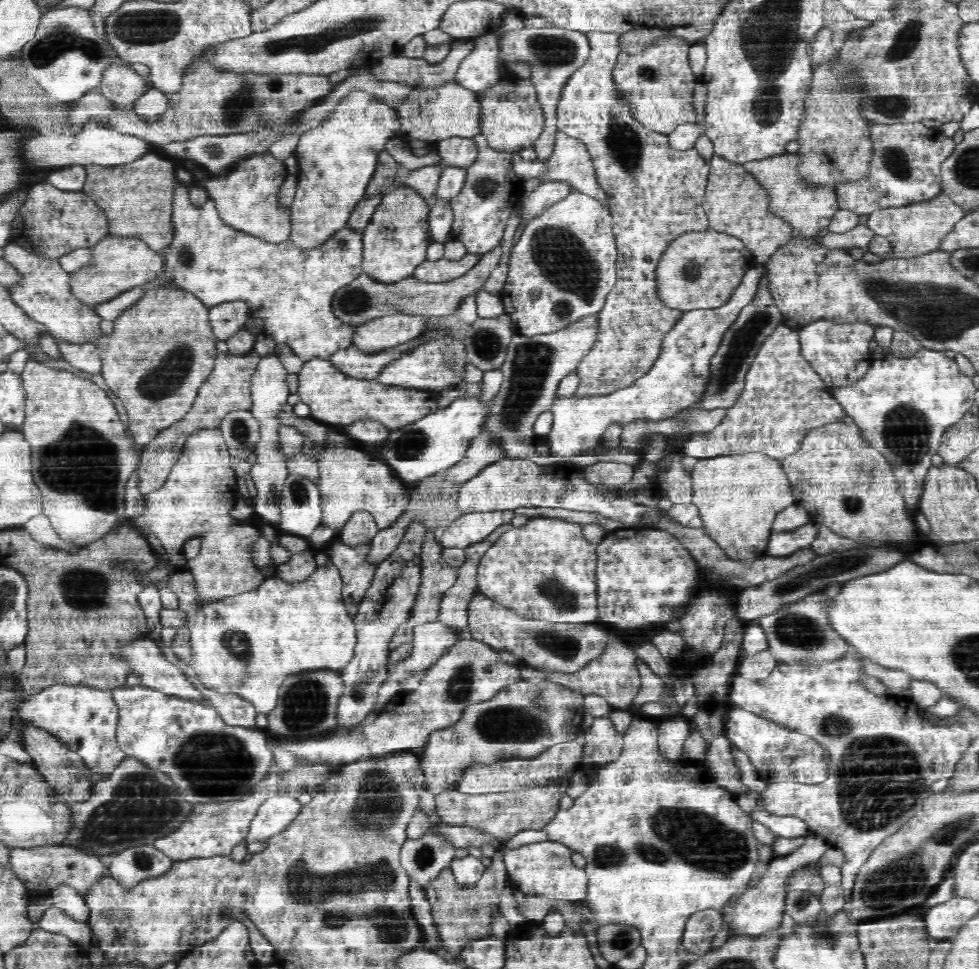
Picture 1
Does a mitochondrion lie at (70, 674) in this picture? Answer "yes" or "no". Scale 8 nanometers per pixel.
no

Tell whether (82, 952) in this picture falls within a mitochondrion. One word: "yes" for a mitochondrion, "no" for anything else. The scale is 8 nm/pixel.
no

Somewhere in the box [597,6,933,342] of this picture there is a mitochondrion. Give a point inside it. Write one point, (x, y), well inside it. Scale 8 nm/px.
(900, 46)

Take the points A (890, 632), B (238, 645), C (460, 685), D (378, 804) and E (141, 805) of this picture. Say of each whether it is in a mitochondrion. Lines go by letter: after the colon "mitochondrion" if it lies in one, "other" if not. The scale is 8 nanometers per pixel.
A: other
B: mitochondrion
C: mitochondrion
D: mitochondrion
E: mitochondrion

